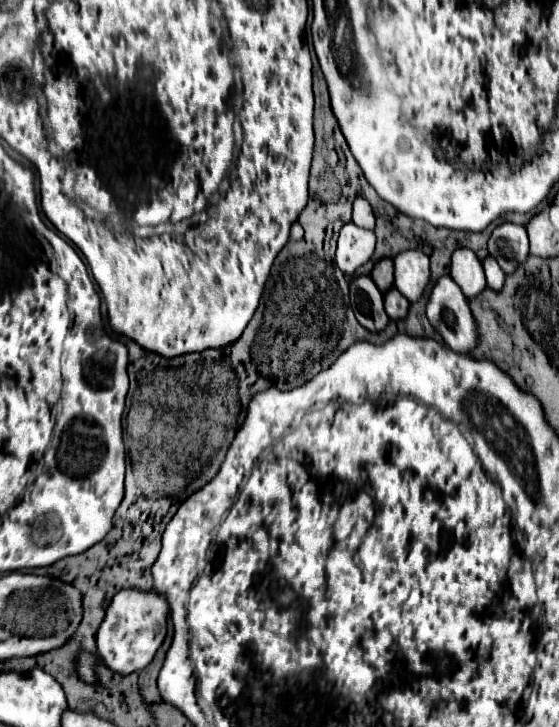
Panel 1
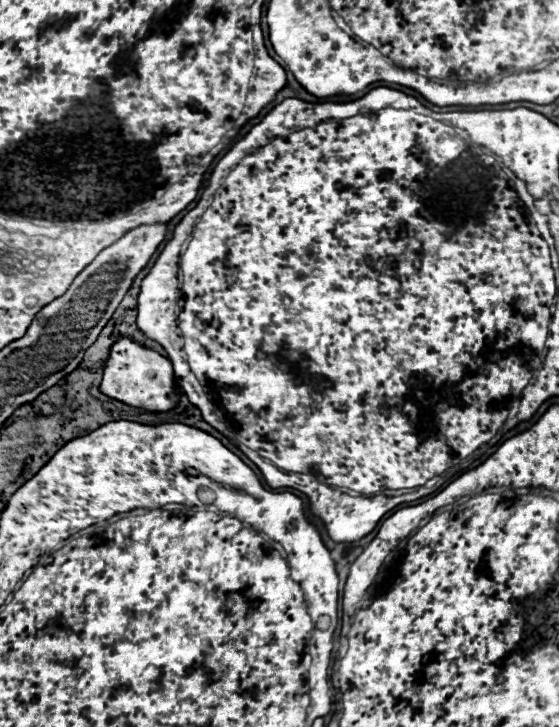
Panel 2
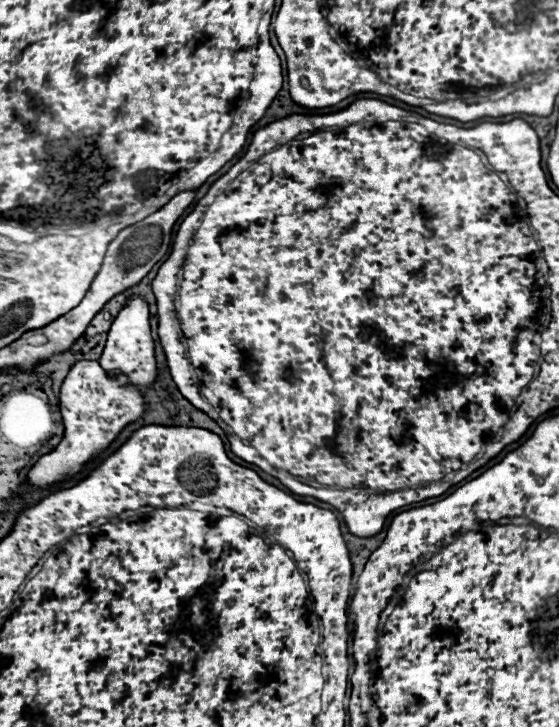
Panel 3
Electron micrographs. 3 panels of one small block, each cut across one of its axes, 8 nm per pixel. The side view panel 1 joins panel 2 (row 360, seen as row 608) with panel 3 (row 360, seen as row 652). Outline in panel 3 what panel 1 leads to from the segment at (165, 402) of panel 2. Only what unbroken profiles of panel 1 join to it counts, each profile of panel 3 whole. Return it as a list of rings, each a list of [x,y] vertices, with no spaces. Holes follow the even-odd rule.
[[[130,296],[126,300],[124,308],[114,318],[112,328],[108,332],[108,342],[106,342],[104,354],[98,360],[106,372],[120,370],[138,388],[146,388],[146,386],[150,386],[156,380],[154,342],[152,342],[152,336],[150,336],[148,316],[150,314],[148,314],[148,302],[146,302],[146,298],[142,298],[142,296]]]

